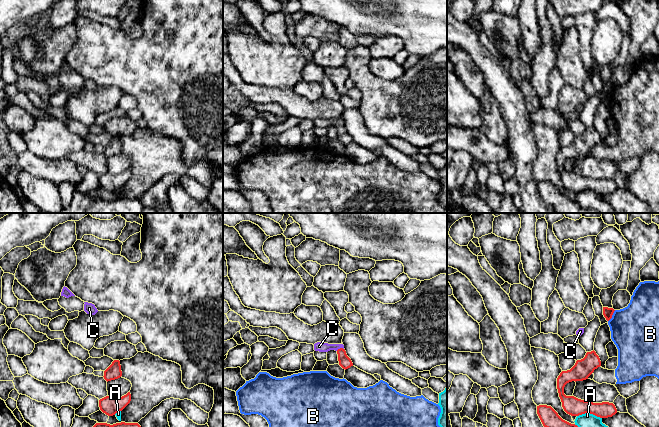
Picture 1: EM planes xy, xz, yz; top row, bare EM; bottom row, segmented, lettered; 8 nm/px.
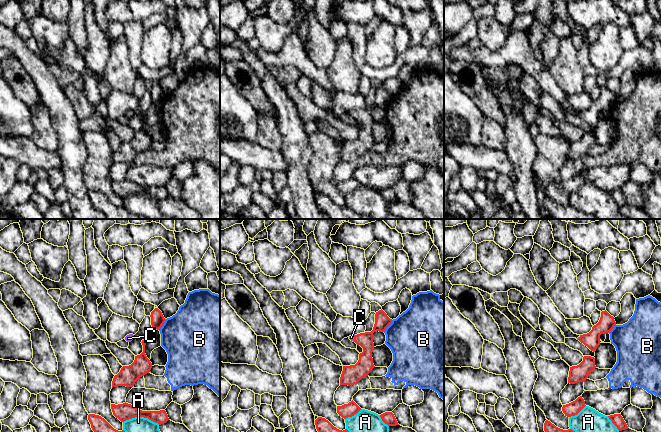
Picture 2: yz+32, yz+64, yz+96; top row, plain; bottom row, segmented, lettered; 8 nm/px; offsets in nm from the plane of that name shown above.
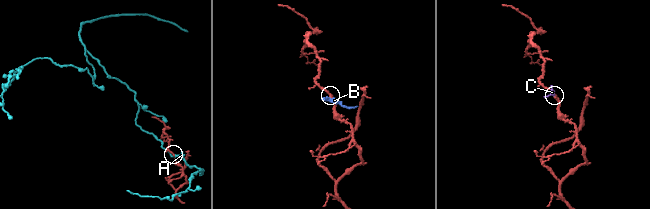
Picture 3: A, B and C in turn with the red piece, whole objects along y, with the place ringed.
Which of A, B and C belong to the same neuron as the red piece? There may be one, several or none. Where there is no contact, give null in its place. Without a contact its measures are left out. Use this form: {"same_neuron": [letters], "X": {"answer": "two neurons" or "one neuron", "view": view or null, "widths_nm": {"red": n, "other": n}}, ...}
{"same_neuron": ["C"], "A": {"answer": "two neurons", "view": "yz", "widths_nm": {"red": 150, "other": 160}}, "B": {"answer": "two neurons", "view": "yz", "widths_nm": {"red": 80, "other": 380}}, "C": {"answer": "one neuron", "view": "xz", "widths_nm": {"red": 100, "other": 80}}}

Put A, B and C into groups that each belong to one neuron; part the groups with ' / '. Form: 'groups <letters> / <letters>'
groups A / B / C

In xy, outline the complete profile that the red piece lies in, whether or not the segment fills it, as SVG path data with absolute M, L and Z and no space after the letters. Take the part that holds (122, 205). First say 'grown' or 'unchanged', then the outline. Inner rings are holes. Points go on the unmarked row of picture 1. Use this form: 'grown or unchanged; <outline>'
unchanged; M96 199L85 213L142 213L143 208L138 199Z

